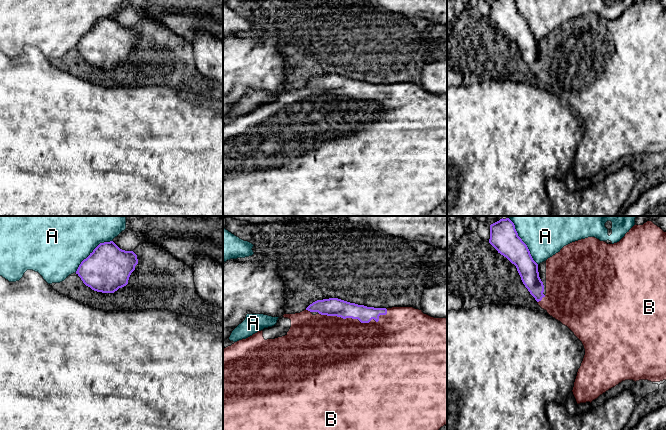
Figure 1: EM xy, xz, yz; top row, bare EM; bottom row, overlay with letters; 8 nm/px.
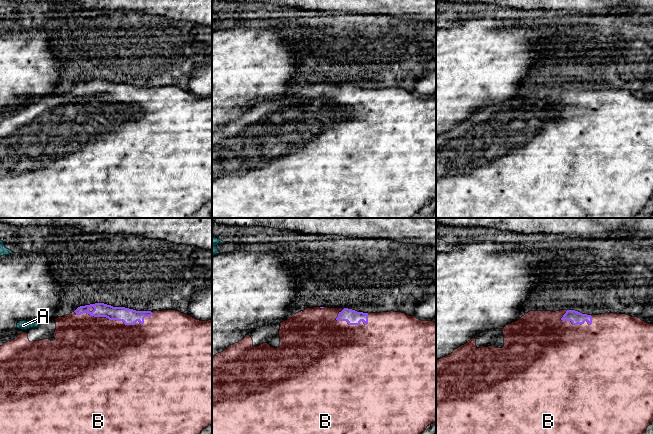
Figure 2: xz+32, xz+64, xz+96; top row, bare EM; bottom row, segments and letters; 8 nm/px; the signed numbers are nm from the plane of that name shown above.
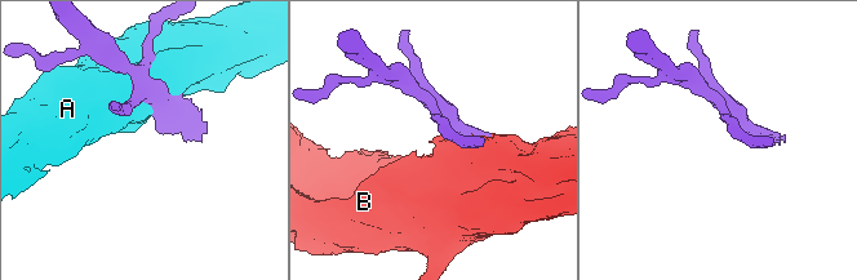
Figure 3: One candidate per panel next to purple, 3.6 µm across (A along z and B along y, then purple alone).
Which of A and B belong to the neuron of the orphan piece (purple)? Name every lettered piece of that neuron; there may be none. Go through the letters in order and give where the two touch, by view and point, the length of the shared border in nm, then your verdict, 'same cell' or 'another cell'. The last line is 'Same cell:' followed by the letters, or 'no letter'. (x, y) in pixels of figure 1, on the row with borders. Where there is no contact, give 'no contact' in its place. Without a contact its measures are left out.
A: yz (522, 241) | 440 nm | another cell
B: xz (356, 318) | 550 nm | same cell
Same cell: B

